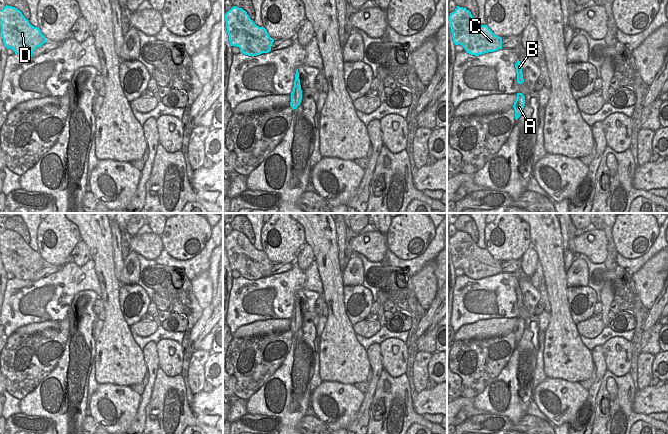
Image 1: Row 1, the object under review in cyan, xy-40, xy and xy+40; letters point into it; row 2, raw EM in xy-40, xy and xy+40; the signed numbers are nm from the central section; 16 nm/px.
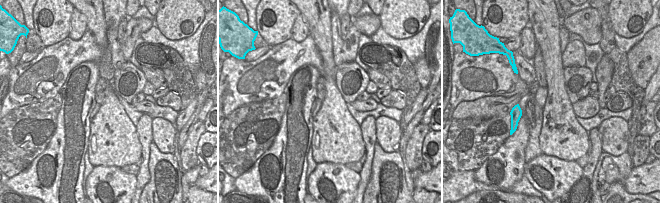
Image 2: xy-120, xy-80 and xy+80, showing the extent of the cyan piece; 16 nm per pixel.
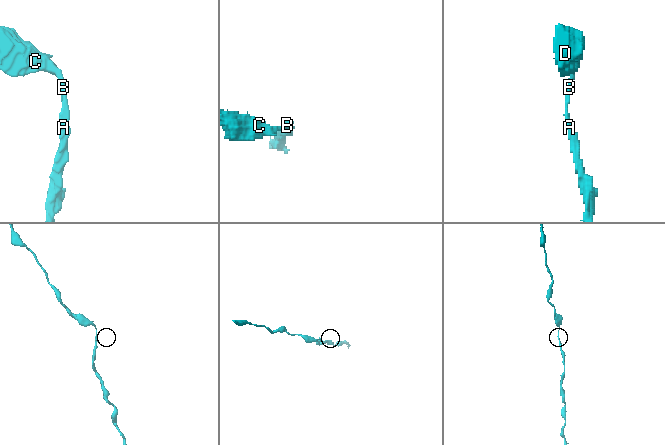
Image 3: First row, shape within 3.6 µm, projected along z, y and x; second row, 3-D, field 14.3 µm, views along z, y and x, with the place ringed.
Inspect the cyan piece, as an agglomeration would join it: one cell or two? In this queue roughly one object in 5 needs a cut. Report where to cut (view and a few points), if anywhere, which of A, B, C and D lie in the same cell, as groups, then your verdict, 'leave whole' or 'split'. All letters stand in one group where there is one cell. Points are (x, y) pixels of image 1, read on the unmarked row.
no cut | A B C D | leave whole

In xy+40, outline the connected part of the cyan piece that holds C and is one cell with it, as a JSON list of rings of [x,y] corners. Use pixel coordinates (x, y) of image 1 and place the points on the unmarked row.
[[[457,230],[449,245],[454,268],[462,269],[467,277],[479,280],[502,273],[502,262],[479,248],[466,232]]]

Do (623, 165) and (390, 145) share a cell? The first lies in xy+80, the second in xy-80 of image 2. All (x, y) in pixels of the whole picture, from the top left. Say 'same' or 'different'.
different

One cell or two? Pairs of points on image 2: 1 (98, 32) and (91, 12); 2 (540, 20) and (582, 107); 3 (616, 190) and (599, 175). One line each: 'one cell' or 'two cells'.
1: one cell
2: two cells
3: one cell

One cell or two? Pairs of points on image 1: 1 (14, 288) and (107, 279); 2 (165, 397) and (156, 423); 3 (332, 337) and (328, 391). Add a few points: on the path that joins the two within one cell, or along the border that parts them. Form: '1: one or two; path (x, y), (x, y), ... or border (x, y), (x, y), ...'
1: two; border (90, 258), (94, 263), (99, 295)
2: one; path (165, 403), (165, 414), (162, 417)
3: two; border (322, 380), (338, 381), (352, 385)

